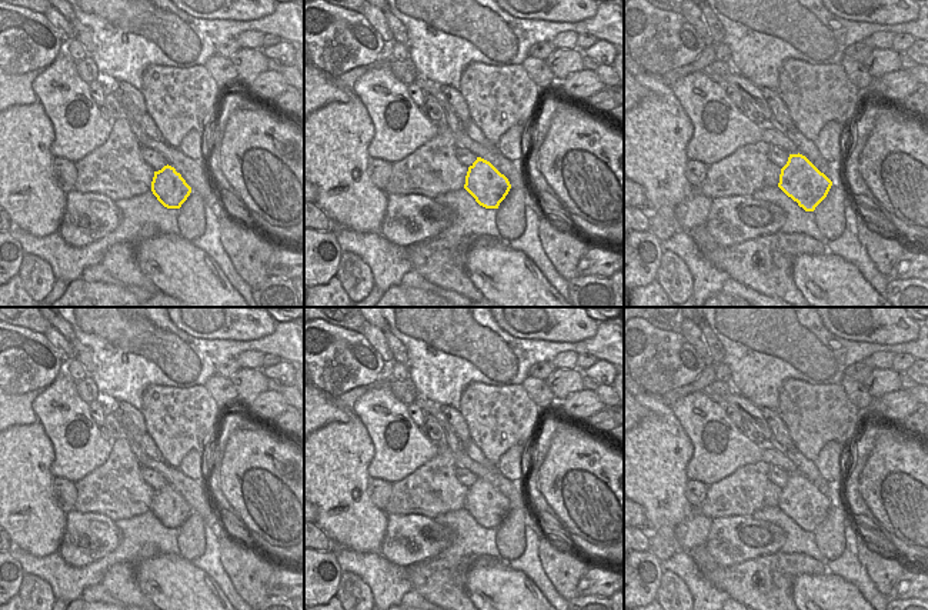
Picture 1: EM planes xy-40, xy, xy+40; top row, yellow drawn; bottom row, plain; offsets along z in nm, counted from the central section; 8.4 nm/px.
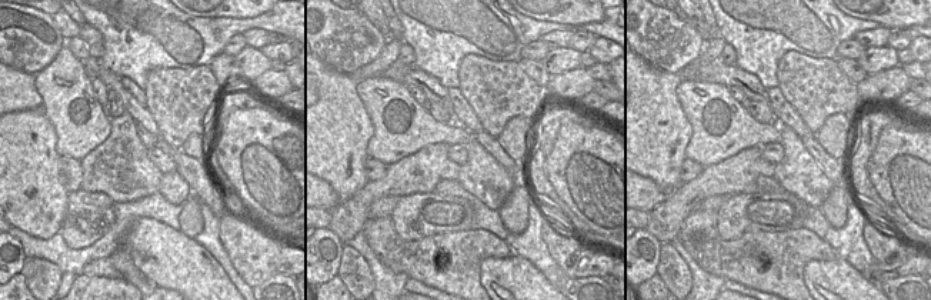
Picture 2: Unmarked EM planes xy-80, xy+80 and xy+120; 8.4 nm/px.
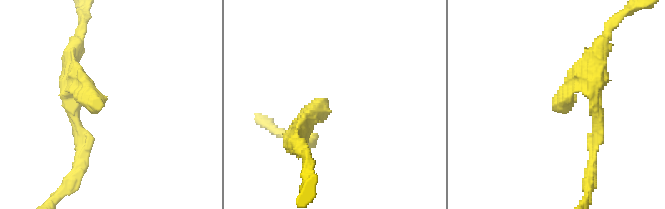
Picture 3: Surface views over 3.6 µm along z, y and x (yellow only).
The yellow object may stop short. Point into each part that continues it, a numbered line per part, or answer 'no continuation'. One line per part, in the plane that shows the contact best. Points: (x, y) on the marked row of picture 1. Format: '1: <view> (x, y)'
no continuation

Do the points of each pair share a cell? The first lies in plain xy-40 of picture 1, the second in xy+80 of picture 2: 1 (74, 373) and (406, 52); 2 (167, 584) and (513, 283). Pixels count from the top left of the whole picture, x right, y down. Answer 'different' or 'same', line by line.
1: same
2: same

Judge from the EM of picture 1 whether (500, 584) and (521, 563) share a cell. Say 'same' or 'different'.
different

